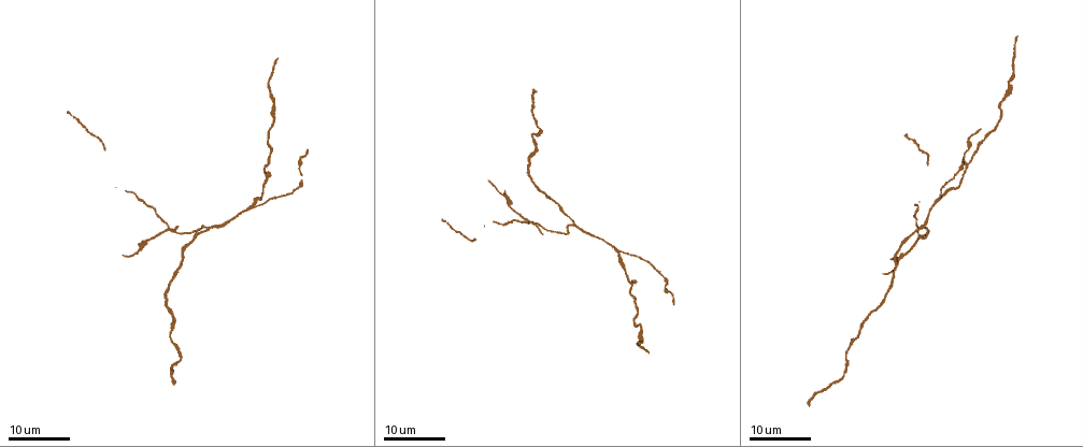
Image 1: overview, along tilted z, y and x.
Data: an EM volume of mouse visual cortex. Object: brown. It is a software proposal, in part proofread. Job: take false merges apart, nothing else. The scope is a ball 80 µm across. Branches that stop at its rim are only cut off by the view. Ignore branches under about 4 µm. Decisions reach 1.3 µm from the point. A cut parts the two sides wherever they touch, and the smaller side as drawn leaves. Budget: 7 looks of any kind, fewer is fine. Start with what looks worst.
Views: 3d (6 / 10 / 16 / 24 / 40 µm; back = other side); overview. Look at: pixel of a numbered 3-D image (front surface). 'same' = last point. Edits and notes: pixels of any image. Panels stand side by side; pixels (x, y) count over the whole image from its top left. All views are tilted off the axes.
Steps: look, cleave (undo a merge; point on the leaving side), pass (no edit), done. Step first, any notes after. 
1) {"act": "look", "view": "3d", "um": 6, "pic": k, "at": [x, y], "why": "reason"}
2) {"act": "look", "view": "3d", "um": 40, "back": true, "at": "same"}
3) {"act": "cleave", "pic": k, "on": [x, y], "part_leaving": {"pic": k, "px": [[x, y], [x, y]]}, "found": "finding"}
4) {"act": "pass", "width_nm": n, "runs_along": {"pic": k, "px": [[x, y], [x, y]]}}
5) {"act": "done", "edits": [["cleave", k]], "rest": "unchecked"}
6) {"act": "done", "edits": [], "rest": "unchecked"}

{"act": "look", "view": "3d", "um": 16, "pic": 1, "at": [252, 203], "why": "a fork"}

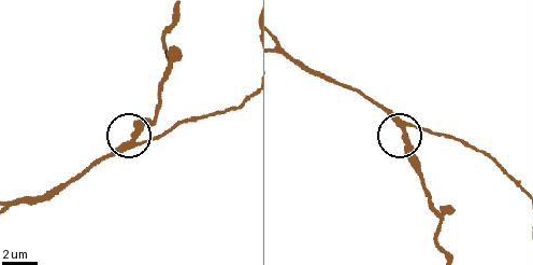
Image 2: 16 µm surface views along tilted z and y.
{"act": "look", "view": "3d", "um": 6, "pic": 2, "at": [133, 138], "why": "zoom in"}

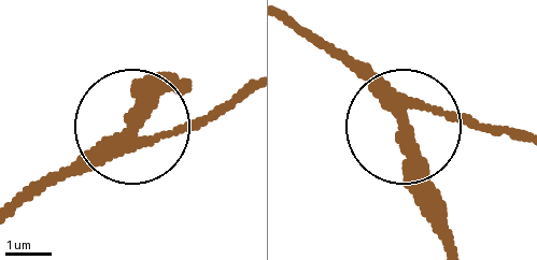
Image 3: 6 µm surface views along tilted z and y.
{"act": "pass", "width_nm": 260, "runs_along": {"pic": 3, "px": [[23, 206], [131, 125], [178, 131], [232, 110]]}, "found": "all the same cell"}

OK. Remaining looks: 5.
{"act": "look", "view": "3d", "um": 24, "pic": 1, "at": [167, 228], "why": "three-way junction"}

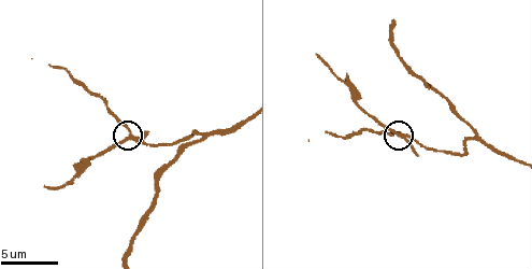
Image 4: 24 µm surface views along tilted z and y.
{"act": "look", "view": "3d", "um": 6, "pic": 4, "at": [398, 132], "why": "closer look"}

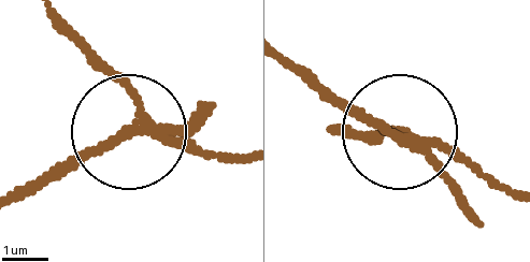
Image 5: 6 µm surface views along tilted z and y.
{"act": "cleave", "pic": 5, "on": [87, 147], "arms": 3, "found": "two cells meet here"}

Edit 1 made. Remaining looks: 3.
{"act": "look", "view": "overview"}

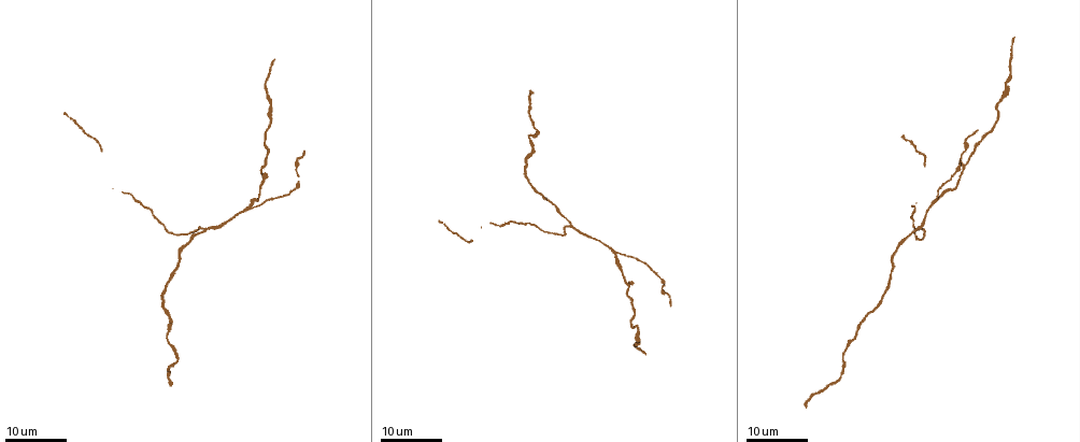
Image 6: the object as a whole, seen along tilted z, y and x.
{"act": "look", "view": "3d", "um": 24, "pic": 6, "at": [914, 231]}

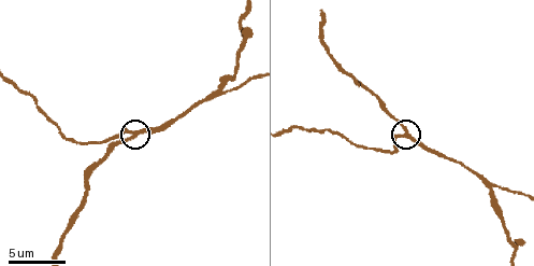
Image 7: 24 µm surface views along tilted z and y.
{"act": "look", "view": "3d", "um": 10, "pic": 7, "at": [136, 134], "why": "closer look"}

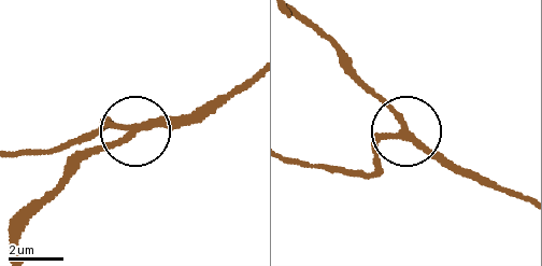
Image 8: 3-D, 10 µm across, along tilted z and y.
{"act": "pass", "width_nm": 200, "found": "continuous, no second cell"}

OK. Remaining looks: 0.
{"act": "done", "edits": [["cleave", 5]], "rest": "unchecked"}

